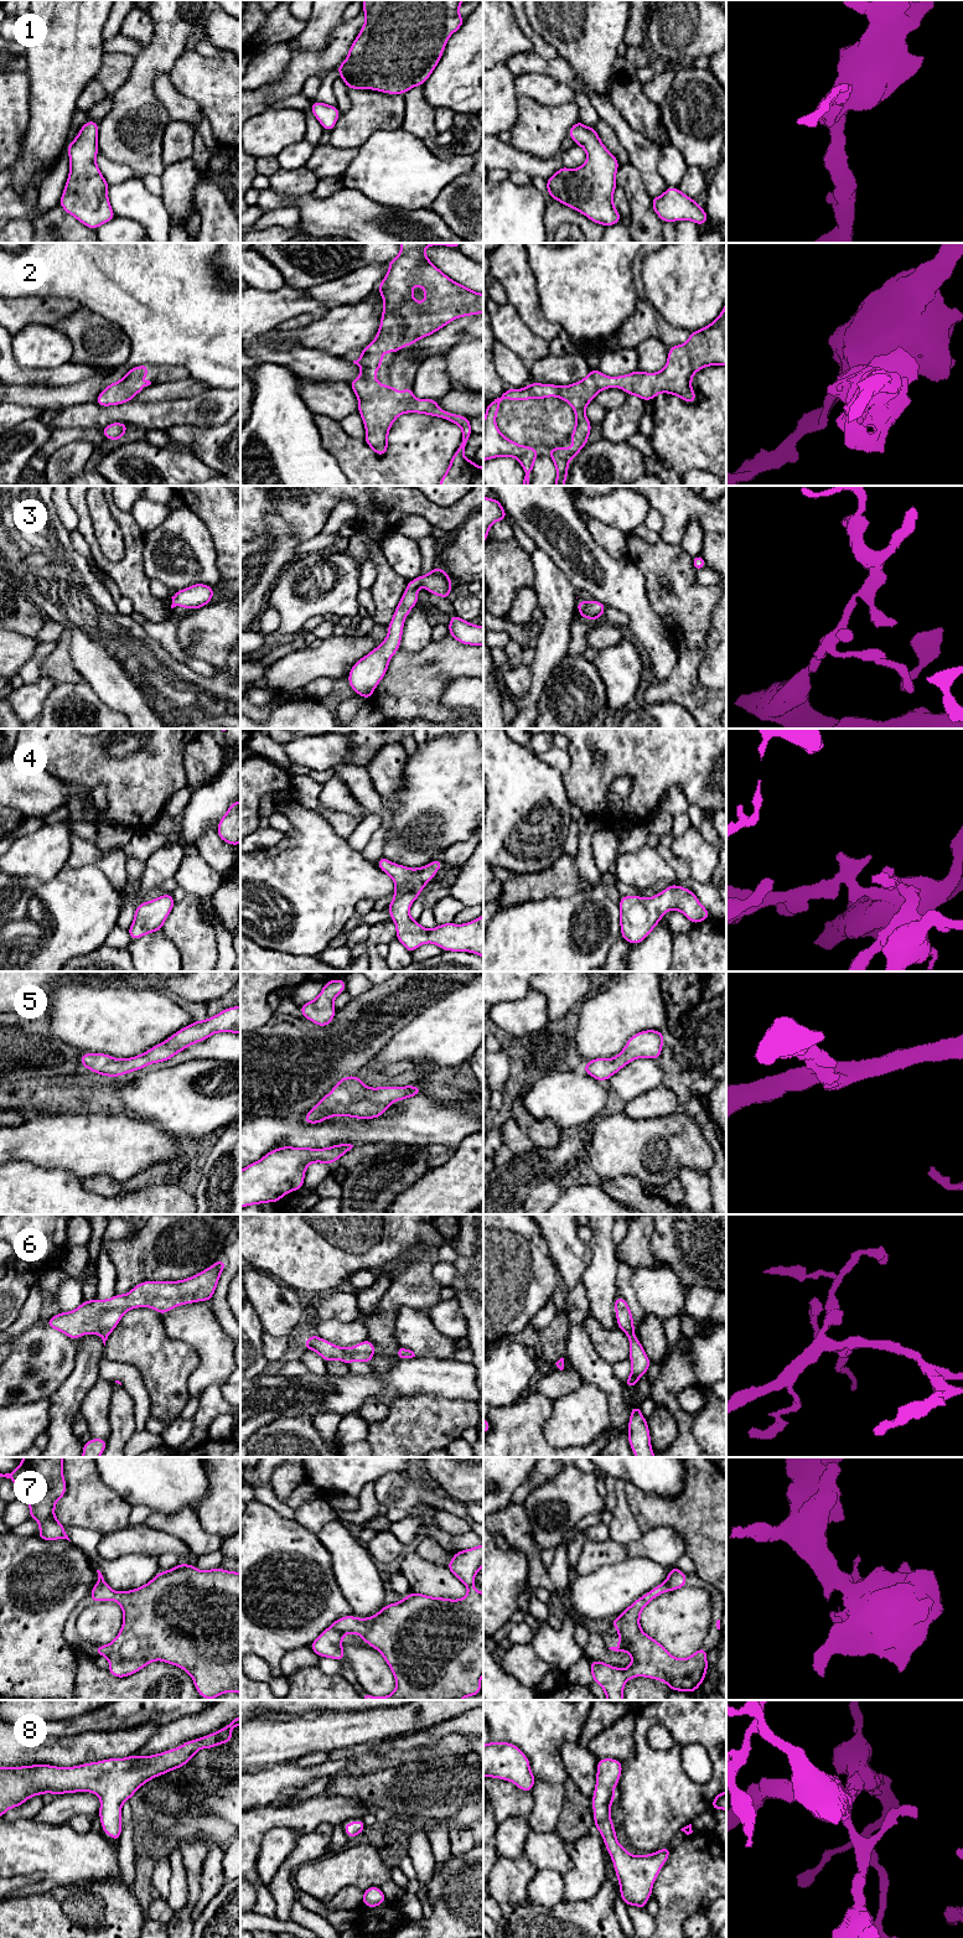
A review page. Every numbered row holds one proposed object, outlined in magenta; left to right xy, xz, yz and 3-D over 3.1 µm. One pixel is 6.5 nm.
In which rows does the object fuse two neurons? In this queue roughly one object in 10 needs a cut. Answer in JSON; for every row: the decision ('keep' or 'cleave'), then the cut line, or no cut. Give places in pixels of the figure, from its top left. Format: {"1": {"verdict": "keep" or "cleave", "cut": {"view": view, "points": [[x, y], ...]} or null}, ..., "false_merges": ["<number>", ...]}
{"1": {"verdict": "keep", "cut": null}, "2": {"verdict": "keep", "cut": null}, "3": {"verdict": "keep", "cut": null}, "4": {"verdict": "keep", "cut": null}, "5": {"verdict": "keep", "cut": null}, "6": {"verdict": "keep", "cut": null}, "7": {"verdict": "keep", "cut": null}, "8": {"verdict": "keep", "cut": null}, "false_merges": []}

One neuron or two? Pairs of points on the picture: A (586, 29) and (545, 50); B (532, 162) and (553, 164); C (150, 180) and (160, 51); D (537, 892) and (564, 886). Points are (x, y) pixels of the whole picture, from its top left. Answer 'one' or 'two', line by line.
A: two
B: one
C: two
D: one

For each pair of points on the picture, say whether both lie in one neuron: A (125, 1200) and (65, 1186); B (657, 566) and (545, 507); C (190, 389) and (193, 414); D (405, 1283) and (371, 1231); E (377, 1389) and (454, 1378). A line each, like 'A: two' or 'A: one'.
A: one
B: two
C: two
D: two
E: one

